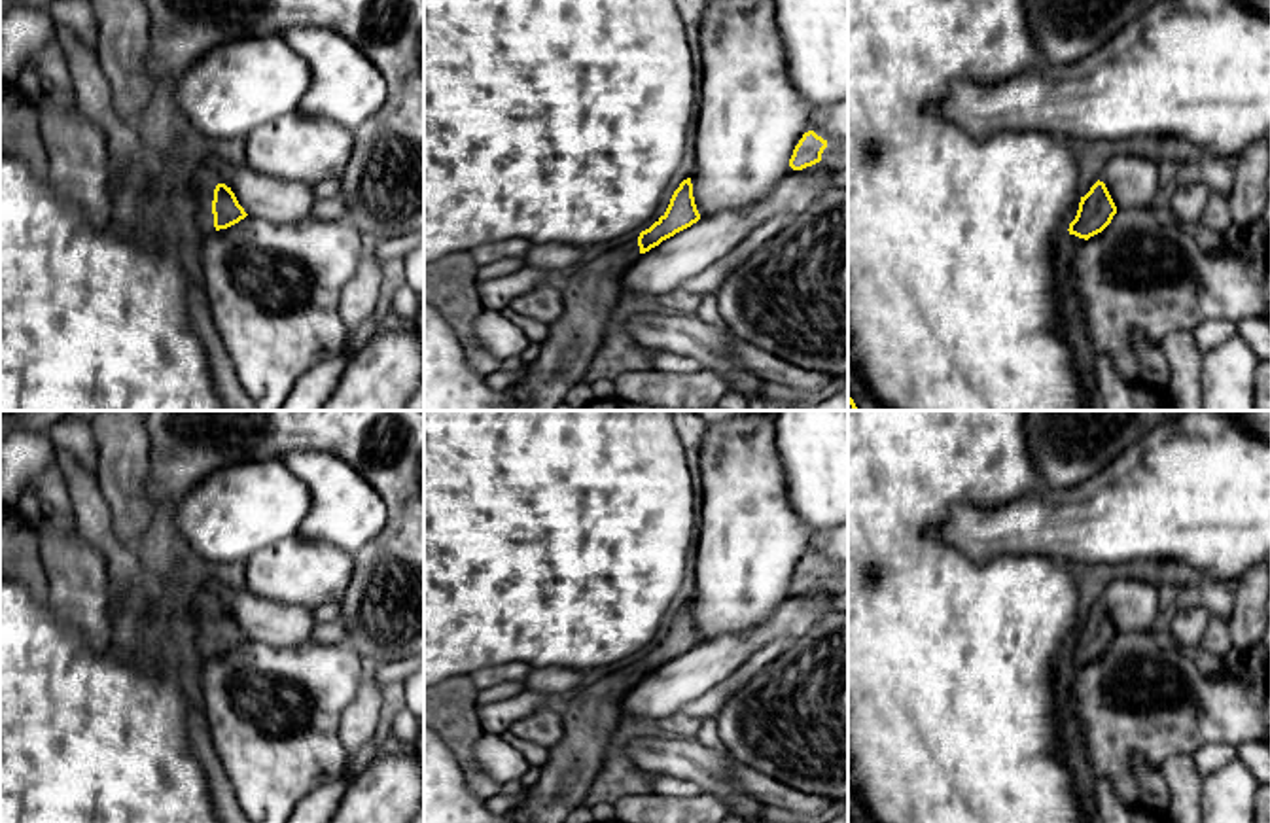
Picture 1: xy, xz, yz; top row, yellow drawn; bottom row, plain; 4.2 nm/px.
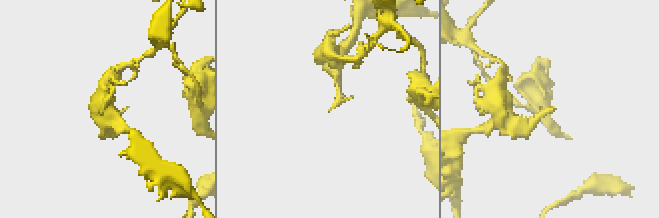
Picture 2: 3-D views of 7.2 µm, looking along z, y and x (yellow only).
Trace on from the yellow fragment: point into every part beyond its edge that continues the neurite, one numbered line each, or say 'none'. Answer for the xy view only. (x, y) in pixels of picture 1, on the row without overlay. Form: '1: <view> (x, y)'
1: xy (205, 604)

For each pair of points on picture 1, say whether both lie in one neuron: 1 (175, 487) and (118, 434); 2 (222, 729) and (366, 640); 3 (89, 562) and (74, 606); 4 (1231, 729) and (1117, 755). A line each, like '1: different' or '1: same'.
1: different
2: different
3: same
4: same

